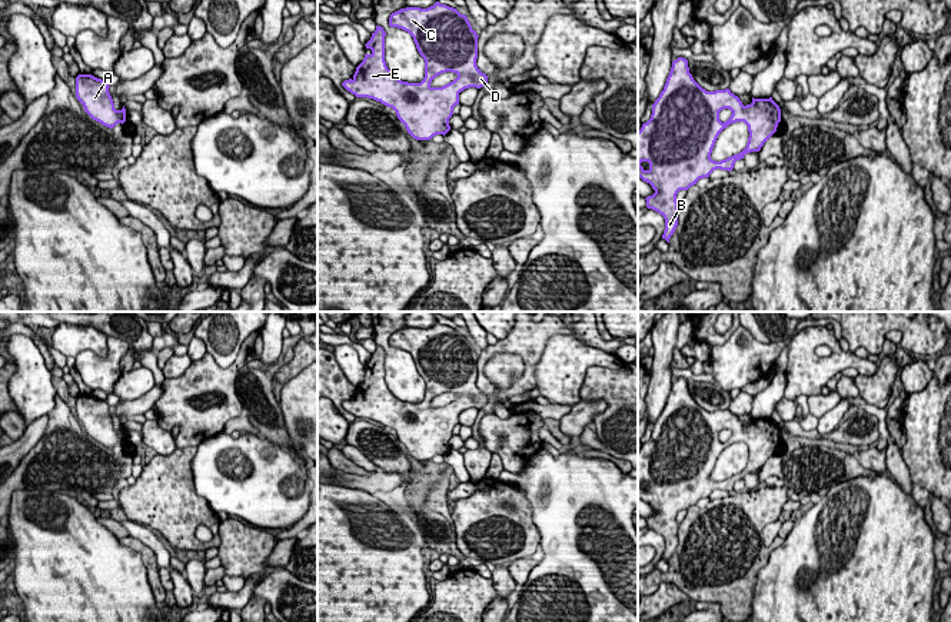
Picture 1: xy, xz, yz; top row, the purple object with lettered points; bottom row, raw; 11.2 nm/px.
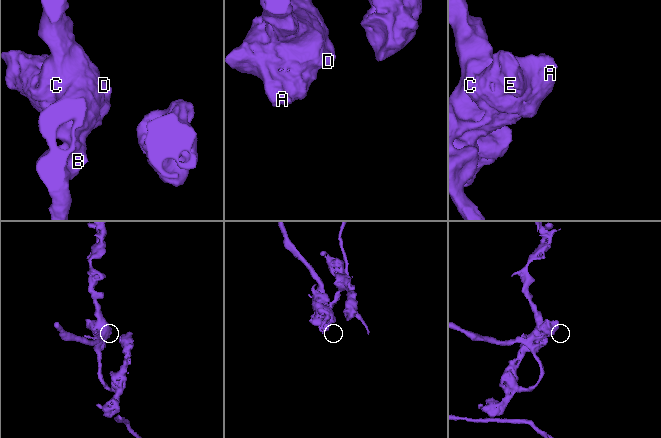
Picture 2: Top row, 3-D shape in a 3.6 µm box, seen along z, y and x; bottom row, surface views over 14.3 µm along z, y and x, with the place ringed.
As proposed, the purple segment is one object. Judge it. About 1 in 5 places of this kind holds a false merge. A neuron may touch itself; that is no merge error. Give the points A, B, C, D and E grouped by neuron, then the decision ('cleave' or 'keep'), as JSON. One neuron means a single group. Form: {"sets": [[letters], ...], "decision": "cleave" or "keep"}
{"sets": [["A", "B", "C", "D", "E"]], "decision": "keep"}

